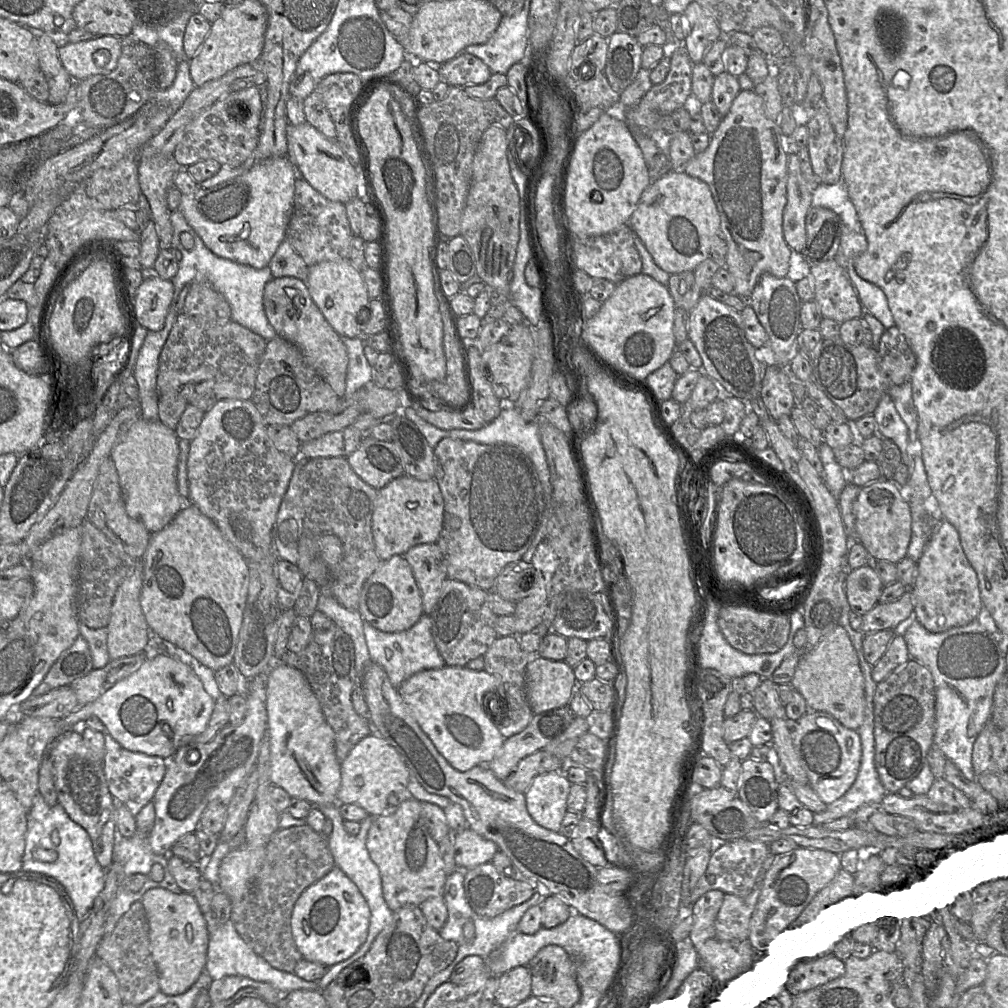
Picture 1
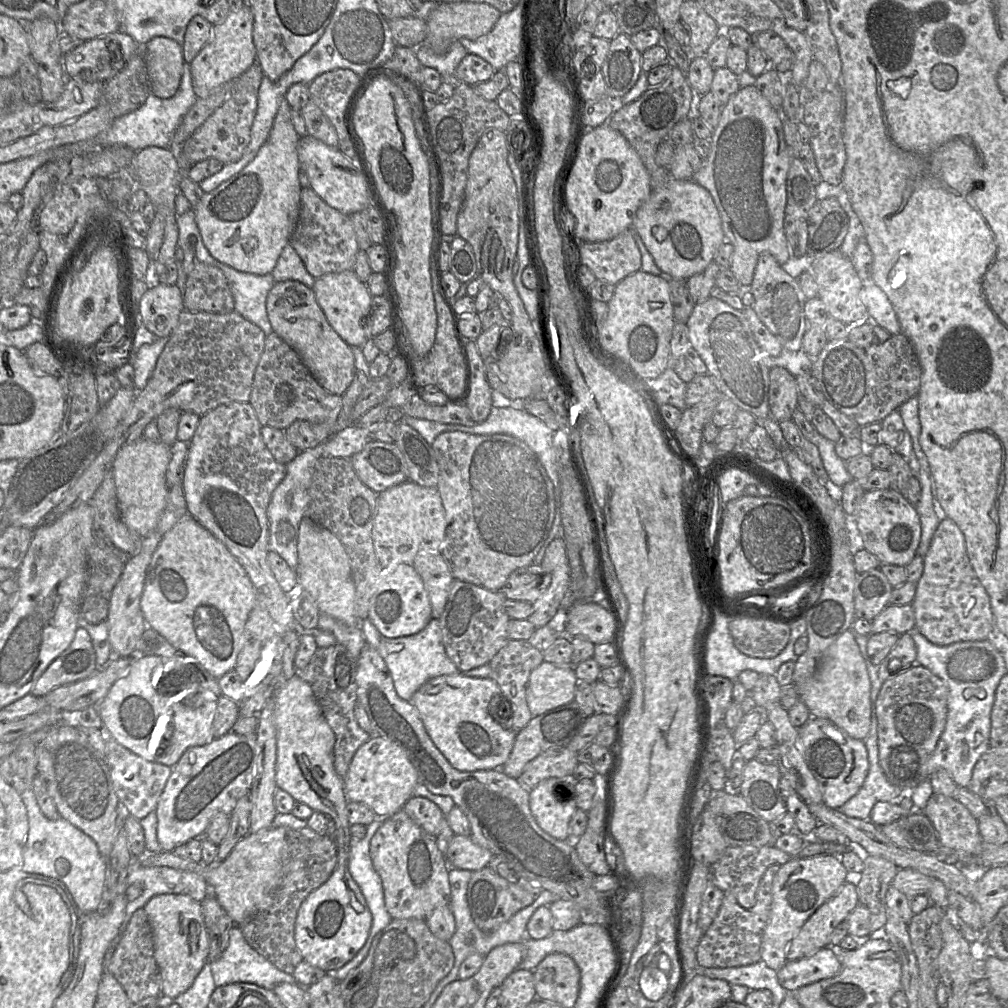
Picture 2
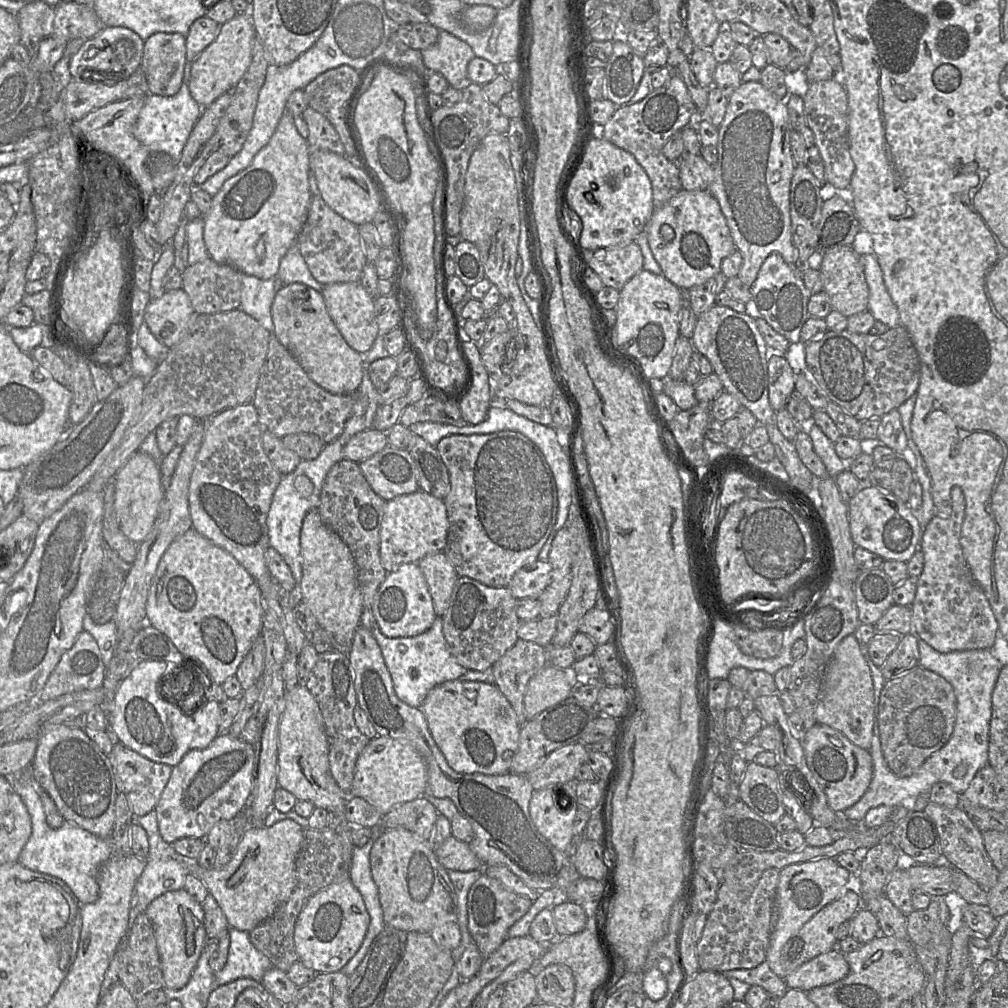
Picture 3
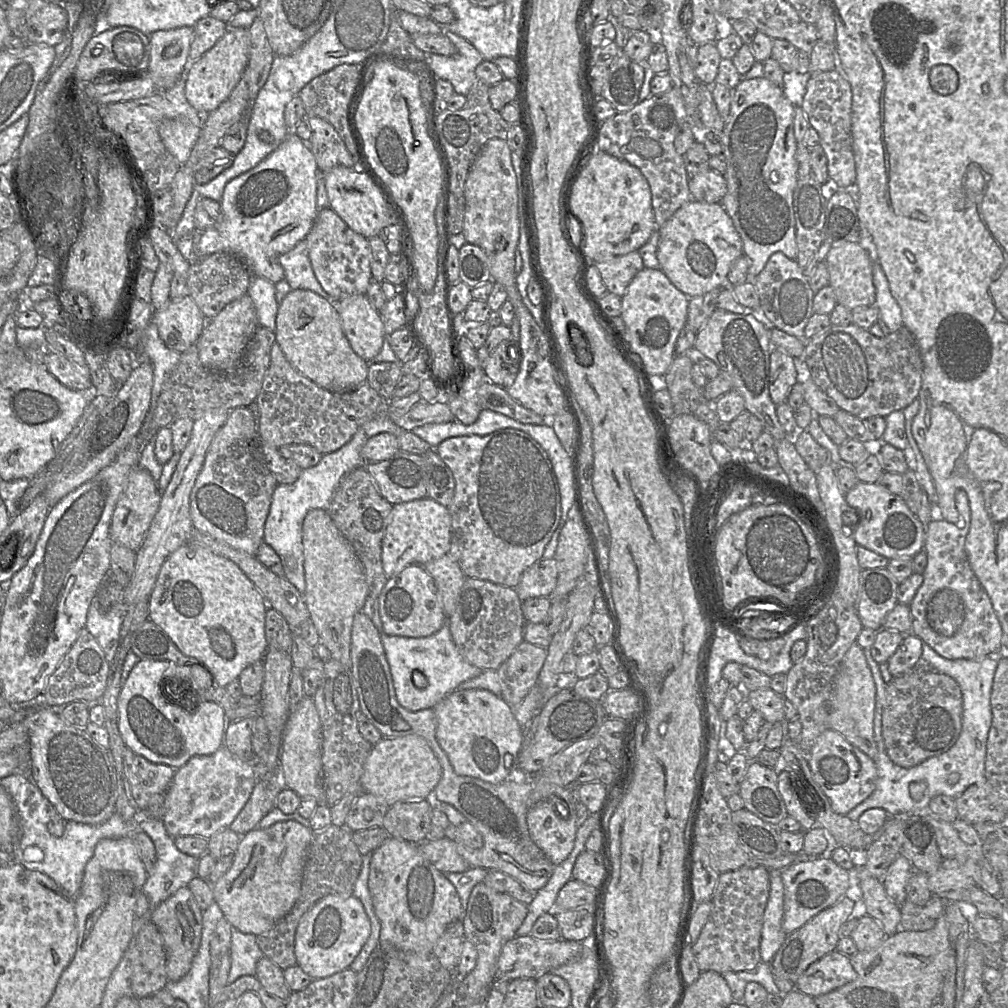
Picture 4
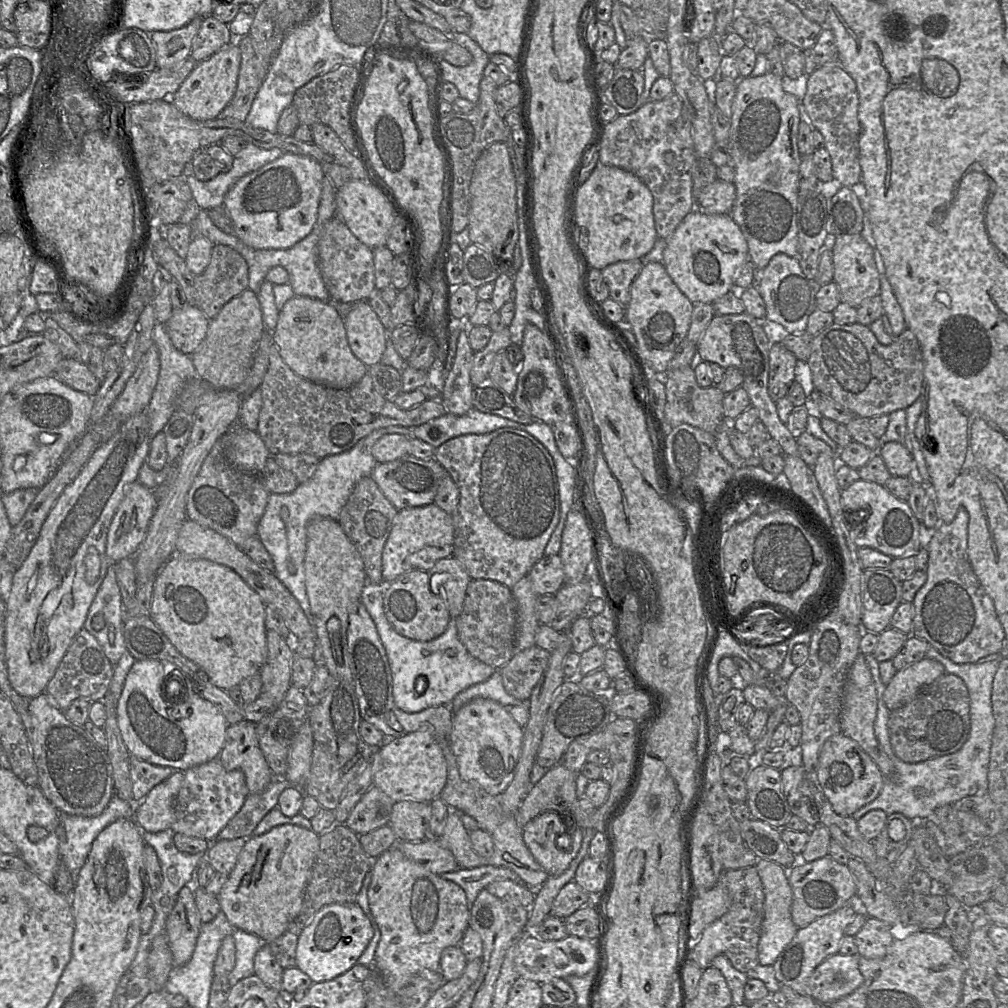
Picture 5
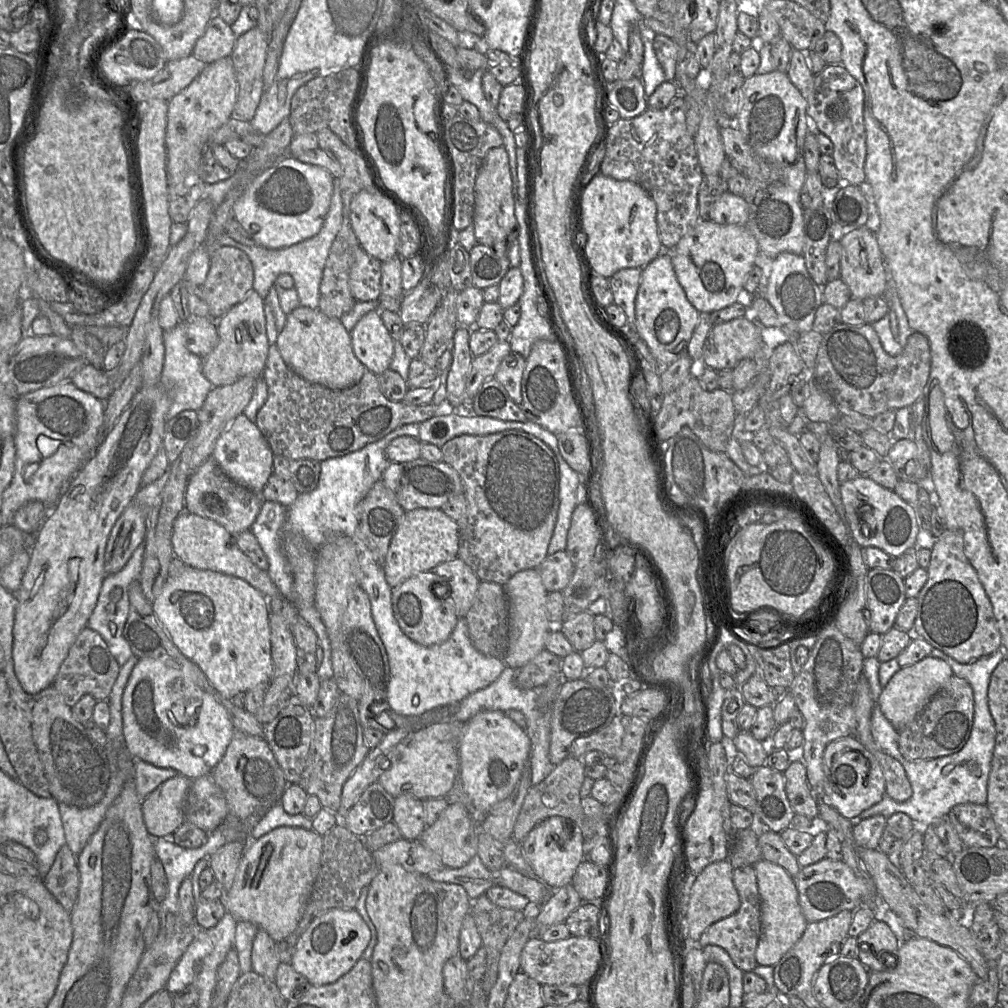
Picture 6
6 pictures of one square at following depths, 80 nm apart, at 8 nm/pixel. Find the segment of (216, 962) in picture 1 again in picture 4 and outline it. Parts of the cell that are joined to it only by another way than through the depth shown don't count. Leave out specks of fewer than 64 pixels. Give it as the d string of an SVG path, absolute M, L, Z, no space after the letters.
M232 927L228 984L241 976L255 976L257 962L264 956L257 937Z

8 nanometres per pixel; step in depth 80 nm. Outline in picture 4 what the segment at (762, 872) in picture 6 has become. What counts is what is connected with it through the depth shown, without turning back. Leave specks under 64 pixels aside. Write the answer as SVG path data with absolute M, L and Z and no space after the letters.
M769 869L770 893L764 913L760 952L762 962L771 963L787 938L782 928L784 885L781 871Z

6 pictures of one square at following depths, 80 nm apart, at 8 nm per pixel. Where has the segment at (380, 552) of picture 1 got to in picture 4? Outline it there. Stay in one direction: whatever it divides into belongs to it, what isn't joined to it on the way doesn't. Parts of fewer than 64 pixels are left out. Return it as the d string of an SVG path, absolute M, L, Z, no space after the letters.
M429 497L393 505L382 540L382 566L388 578L409 565L426 563L448 555L451 542L451 516L448 508Z

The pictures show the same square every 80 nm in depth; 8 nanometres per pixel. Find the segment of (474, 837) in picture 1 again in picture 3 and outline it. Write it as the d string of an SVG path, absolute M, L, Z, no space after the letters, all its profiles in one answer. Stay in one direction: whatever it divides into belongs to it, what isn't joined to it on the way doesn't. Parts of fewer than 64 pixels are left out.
M451 835L441 844L434 846L434 853L446 870L467 872L484 869L484 865L470 849L469 844Z

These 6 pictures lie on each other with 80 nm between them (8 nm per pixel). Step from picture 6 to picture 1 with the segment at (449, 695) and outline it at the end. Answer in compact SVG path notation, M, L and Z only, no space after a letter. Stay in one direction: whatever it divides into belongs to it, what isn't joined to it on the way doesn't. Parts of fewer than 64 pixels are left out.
M423 613L412 627L399 632L383 632L364 621L363 633L371 661L383 667L395 688L421 670L437 669L446 665L434 642L432 620L427 614Z

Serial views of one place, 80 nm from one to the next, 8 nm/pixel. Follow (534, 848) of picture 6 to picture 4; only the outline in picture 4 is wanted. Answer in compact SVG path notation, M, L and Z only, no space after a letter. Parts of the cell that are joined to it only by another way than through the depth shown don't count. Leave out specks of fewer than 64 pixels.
M561 799L540 801L527 811L531 839L556 866L571 853L578 827L576 810Z

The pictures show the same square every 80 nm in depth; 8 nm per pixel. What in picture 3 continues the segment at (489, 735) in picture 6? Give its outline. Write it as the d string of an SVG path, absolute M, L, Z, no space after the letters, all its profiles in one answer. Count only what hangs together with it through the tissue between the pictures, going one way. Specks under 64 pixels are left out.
M460 679L445 681L428 692L421 710L433 740L455 772L486 775L509 772L511 761L506 761L503 754L518 749L521 725L495 684Z

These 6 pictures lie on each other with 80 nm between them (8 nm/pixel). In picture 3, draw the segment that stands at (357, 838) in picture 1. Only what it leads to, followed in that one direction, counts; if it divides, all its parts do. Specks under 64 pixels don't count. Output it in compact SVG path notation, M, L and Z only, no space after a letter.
M380 824L369 828L372 830L372 835L369 841L362 847L356 847L353 845L349 878L362 896L370 917L370 923L359 950L340 970L348 976L360 965L374 938L385 926L383 912L379 901L378 888L372 879L370 870L370 850L382 829Z

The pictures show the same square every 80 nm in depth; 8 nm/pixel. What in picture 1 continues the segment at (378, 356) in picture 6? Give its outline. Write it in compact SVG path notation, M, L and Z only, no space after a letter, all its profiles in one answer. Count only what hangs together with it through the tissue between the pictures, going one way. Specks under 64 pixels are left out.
M350 259L323 261L309 267L306 285L310 296L329 325L341 336L361 337L367 322L359 319L363 307L369 307L371 300L361 271L356 269Z

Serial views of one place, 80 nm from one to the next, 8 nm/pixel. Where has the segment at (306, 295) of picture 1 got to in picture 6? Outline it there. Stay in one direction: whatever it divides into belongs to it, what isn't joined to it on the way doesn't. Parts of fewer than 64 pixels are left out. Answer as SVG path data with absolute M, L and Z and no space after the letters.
M299 305L286 315L286 323L274 345L285 364L302 379L332 390L342 390L357 384L366 367L355 356L350 333L340 319L328 317L319 309Z

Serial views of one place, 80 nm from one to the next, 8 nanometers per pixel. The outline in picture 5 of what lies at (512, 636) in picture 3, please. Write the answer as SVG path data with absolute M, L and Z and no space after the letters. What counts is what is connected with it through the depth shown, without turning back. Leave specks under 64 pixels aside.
M471 579L461 613L456 618L460 642L477 660L500 669L514 655L517 606L510 588L489 579Z

